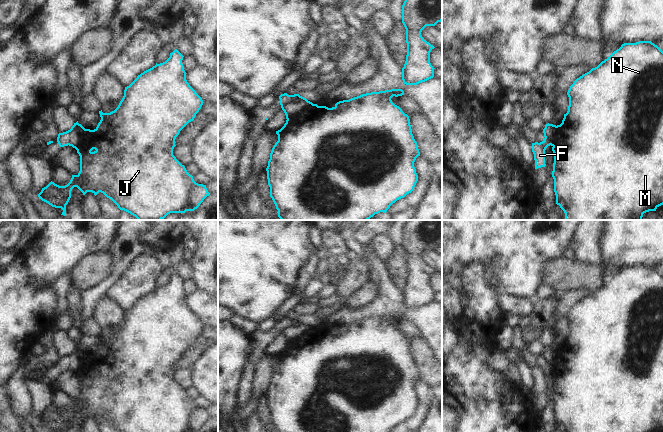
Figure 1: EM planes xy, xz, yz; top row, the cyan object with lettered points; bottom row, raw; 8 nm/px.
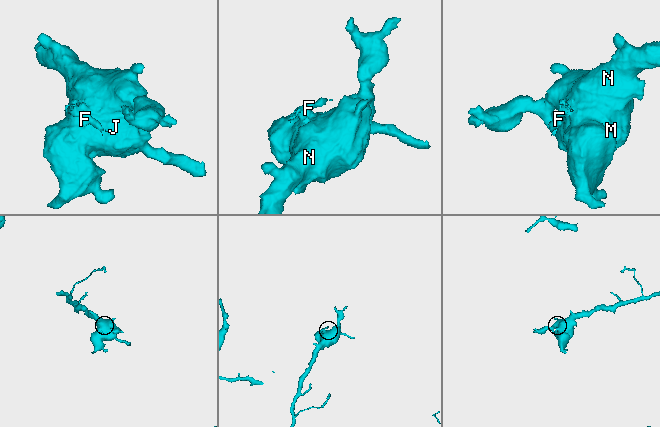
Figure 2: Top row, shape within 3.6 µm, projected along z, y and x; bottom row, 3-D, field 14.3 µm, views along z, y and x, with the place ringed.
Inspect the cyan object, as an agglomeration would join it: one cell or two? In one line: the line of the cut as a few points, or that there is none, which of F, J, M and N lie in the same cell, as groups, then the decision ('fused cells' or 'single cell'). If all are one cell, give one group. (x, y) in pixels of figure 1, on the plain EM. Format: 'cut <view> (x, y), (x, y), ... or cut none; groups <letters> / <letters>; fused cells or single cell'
cut xz (312, 327), (298, 338), (291, 339), (287, 343); groups F / J M N; fused cells

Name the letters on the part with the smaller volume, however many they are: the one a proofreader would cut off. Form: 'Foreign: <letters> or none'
Foreign: F

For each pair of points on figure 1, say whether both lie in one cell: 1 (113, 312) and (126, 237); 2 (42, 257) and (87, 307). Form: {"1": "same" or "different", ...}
{"1": "different", "2": "different"}

